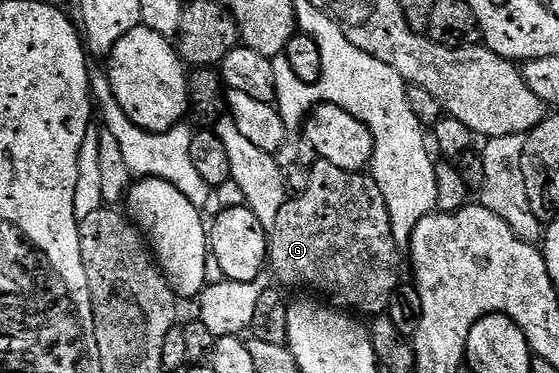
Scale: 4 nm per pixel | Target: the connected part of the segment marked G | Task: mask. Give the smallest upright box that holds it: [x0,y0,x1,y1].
[268,159,403,314]

